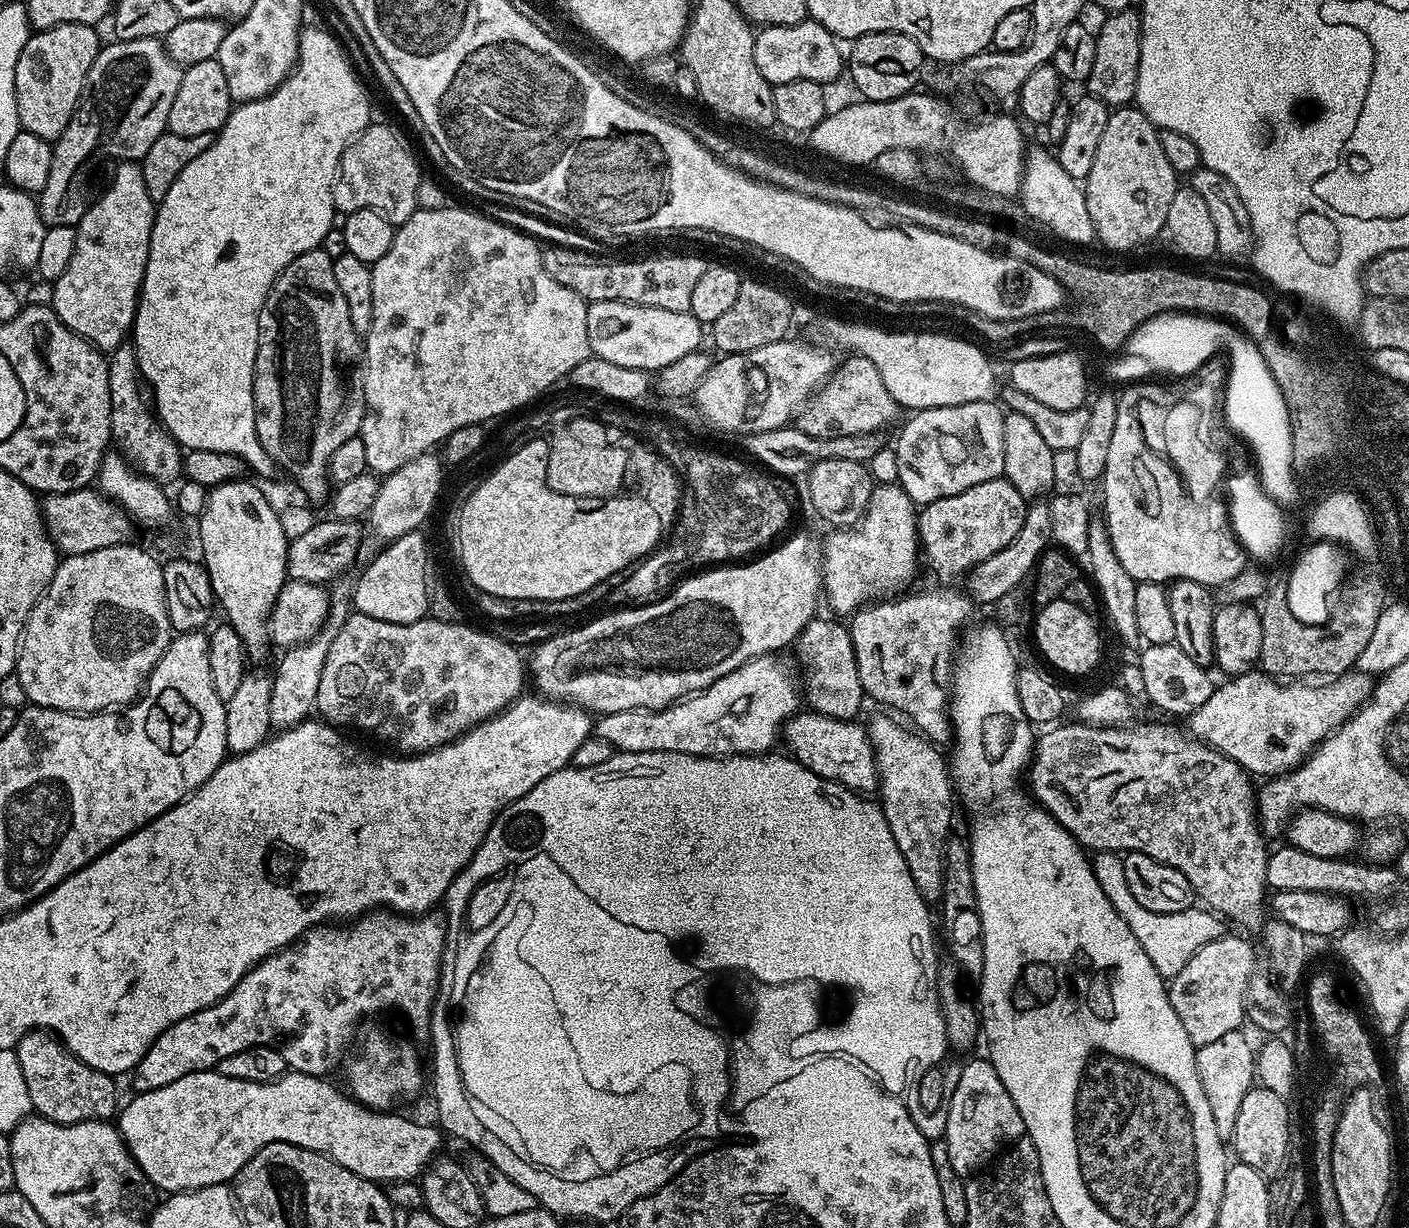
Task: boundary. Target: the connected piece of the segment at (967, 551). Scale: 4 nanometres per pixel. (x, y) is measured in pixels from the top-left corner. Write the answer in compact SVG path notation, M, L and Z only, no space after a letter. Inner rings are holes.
M1001 478L982 482L978 486L970 486L970 490L962 490L962 494L954 494L923 505L918 516L919 543L928 540L922 546L928 560L934 556L948 556L948 564L966 564L971 570L986 558L998 554L998 550L1010 546L1014 538L1018 538L1018 530L1022 530L1024 525L1025 511L1026 498L1018 494L1008 480Z

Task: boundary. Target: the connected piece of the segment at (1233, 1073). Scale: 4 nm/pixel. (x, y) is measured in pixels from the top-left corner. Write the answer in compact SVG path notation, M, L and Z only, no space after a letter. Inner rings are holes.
M1243 1031L1222 1034L1218 1042L1196 1048L1196 1073L1200 1086L1209 1103L1209 1112L1213 1126L1220 1138L1231 1137L1234 1122L1238 1122L1238 1110L1242 1107L1242 1098L1246 1098L1249 1088L1254 1084L1254 1048L1244 1041Z

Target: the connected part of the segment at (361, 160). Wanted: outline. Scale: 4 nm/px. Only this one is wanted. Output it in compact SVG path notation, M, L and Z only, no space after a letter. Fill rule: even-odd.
M369 123L340 155L340 166L332 186L332 202L340 214L372 208L390 214L393 225L405 224L417 211L416 196L422 181L420 168L412 152L396 137L392 128Z

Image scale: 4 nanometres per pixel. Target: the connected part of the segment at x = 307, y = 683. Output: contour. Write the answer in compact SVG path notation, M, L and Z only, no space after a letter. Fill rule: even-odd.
M336 612L329 613L328 621L325 624L322 631L318 633L310 643L306 645L300 645L296 648L287 649L281 656L283 656L276 668L275 674L272 674L272 688L270 698L270 724L271 729L276 732L287 731L292 727L296 727L297 724L303 723L308 712L315 707L315 699L318 692L318 683L321 677L322 666L325 664L325 656L328 653L330 642L338 634L338 630L344 624L343 613L336 614Z

